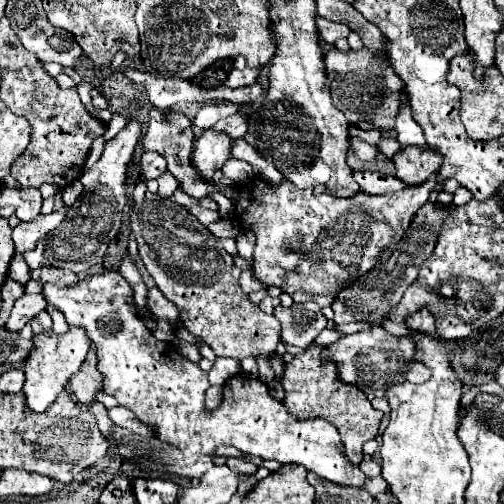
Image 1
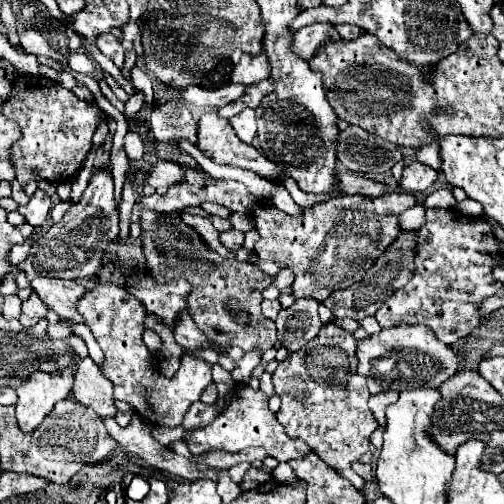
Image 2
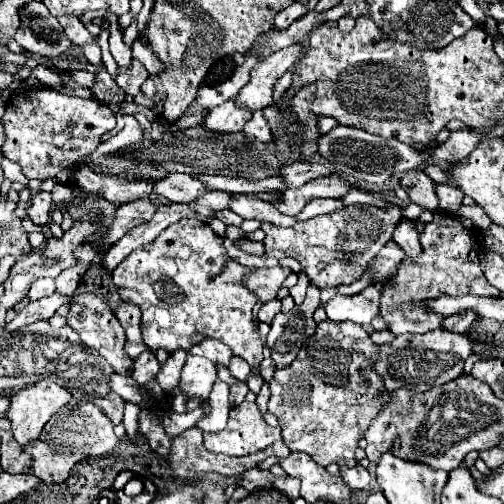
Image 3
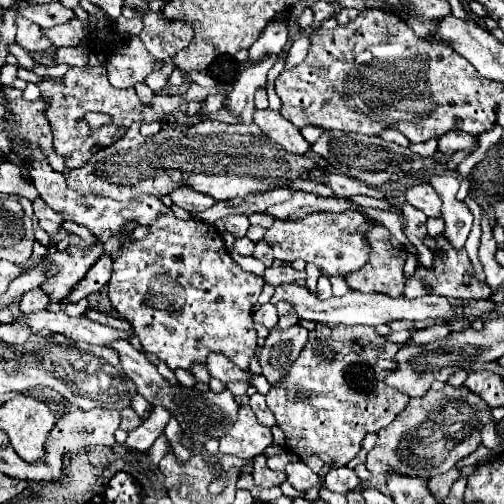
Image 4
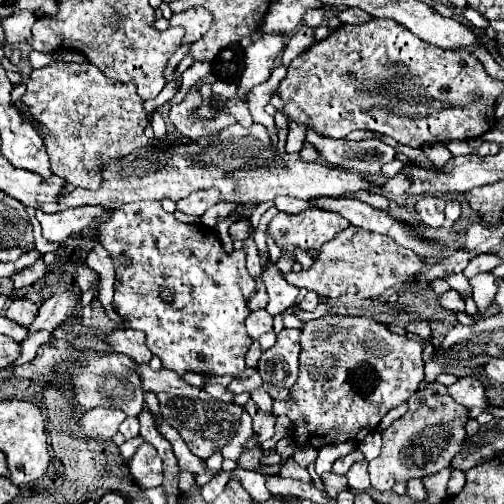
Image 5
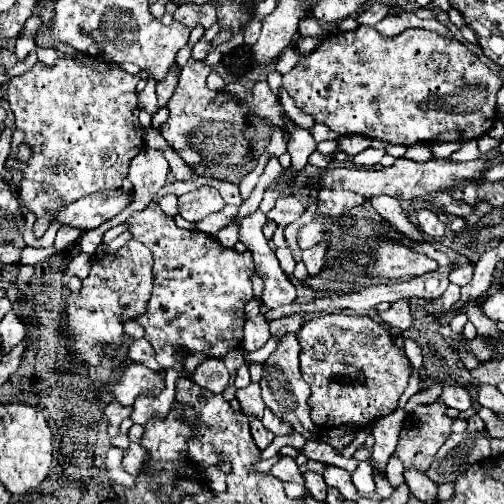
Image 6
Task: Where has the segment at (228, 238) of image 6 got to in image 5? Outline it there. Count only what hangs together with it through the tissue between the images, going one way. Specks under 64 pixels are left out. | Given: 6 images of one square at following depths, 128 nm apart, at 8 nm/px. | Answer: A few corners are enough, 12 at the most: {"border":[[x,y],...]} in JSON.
{"border":[[248,220],[230,226],[232,240],[246,240],[252,228]]}

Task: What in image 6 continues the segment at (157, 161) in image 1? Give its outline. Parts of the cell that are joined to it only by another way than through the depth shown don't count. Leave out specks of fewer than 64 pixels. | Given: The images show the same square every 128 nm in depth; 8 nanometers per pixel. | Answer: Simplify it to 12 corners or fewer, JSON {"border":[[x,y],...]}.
{"border":[[212,186],[182,194],[178,212],[198,222],[222,210],[224,200]]}

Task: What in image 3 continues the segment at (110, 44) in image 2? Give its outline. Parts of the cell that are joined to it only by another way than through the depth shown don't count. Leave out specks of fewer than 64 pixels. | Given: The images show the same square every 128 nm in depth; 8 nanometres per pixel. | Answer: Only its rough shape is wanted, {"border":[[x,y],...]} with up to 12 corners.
{"border":[[64,16],[64,26],[70,40],[80,44],[98,44],[98,36],[90,34],[80,18]]}

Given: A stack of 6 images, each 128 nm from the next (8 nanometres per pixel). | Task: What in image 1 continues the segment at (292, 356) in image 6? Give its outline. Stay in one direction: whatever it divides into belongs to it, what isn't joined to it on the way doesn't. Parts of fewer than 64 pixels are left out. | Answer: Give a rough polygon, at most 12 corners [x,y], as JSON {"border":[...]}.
{"border":[[316,302],[274,308],[286,344],[310,346],[328,322]]}

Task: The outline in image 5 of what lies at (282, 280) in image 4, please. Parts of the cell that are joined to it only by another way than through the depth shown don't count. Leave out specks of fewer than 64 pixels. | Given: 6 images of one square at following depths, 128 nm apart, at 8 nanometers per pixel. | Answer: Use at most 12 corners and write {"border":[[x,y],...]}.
{"border":[[348,226],[292,286],[364,306],[424,262],[388,236]]}

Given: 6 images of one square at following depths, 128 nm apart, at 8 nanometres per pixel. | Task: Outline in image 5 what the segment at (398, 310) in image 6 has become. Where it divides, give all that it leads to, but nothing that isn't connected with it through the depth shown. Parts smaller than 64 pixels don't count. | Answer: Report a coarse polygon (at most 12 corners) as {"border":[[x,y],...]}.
{"border":[[412,320],[404,328],[420,338],[432,334],[428,320]]}

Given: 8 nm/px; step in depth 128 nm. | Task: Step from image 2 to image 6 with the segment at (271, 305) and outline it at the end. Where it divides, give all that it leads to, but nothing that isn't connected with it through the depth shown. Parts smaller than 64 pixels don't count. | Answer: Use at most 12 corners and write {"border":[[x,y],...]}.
{"border":[[264,314],[244,324],[244,348],[258,350],[270,338],[270,322]]}

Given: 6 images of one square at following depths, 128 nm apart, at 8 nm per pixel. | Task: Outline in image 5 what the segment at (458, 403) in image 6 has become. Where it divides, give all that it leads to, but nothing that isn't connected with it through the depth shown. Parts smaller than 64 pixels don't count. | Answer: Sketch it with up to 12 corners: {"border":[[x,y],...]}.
{"border":[[464,376],[448,394],[464,406],[490,406],[484,384]]}

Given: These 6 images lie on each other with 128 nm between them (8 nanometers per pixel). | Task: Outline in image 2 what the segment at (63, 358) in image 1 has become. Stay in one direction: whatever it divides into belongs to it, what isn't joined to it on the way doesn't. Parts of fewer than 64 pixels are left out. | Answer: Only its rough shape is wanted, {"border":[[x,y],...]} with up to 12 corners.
{"border":[[78,354],[64,372],[32,372],[18,388],[16,418],[32,432],[68,398]]}

